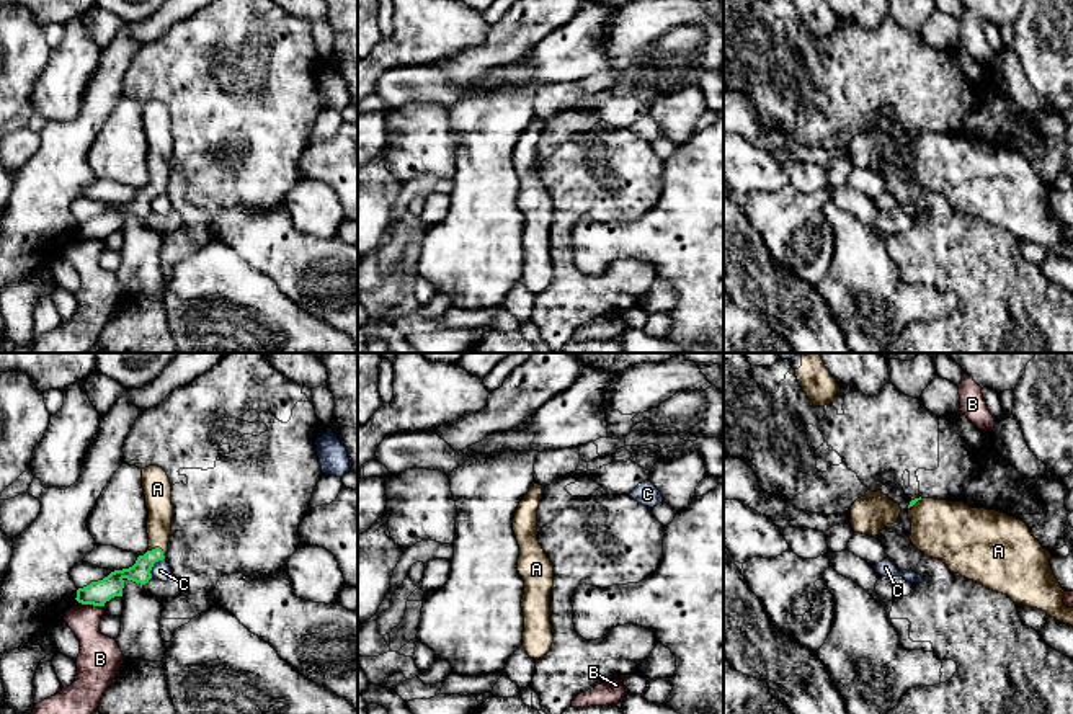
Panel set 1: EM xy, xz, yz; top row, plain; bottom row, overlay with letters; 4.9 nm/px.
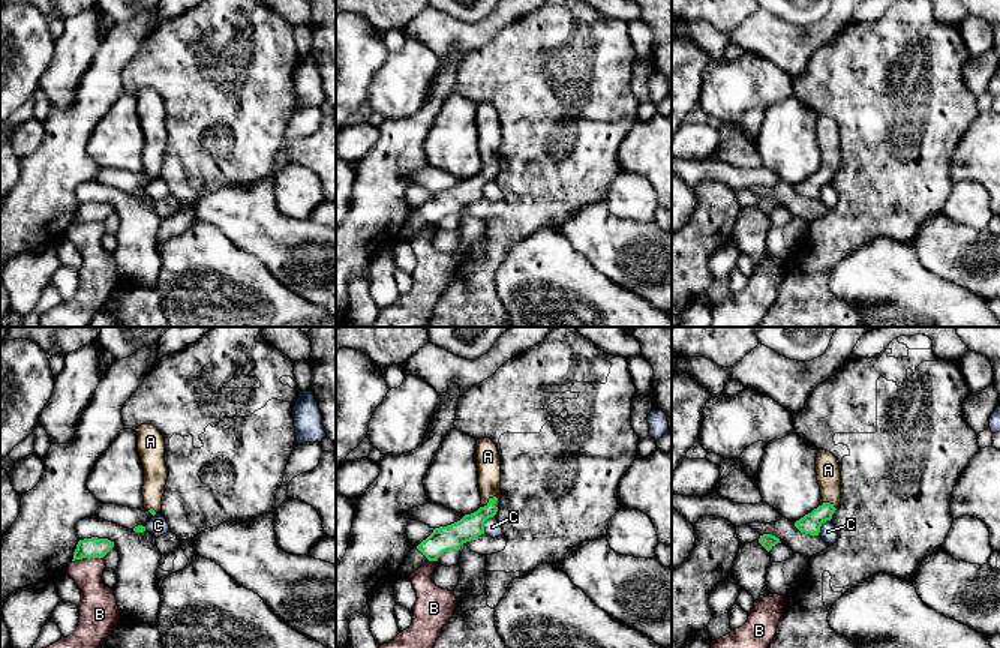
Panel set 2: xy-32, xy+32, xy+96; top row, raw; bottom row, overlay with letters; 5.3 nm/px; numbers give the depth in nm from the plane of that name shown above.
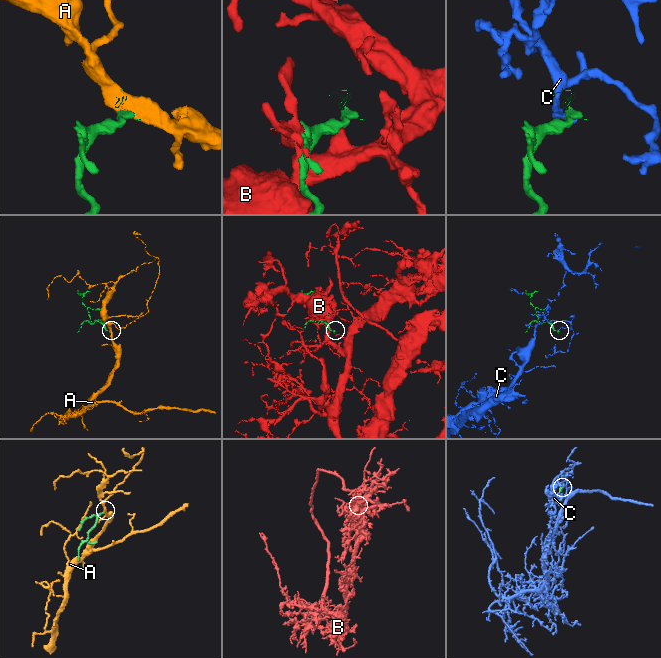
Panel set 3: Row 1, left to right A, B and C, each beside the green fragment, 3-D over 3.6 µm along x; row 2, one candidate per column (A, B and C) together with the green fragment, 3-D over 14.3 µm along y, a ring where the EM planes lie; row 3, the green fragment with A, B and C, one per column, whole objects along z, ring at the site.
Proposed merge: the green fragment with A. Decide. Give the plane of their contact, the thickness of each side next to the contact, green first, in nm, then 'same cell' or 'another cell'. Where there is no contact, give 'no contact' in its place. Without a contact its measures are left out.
xy | 100/130 nm | same cell

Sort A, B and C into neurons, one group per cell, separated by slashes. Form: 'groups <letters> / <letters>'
groups A / B / C

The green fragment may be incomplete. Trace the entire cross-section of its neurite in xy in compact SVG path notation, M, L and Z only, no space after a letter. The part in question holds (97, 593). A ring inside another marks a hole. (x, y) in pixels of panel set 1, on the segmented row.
M158 466L142 469L142 489L149 508L147 552L139 556L132 567L114 570L103 580L78 588L75 598L78 603L105 606L111 598L122 596L126 578L145 585L152 578L154 564L167 557L173 518L171 484L167 472Z

